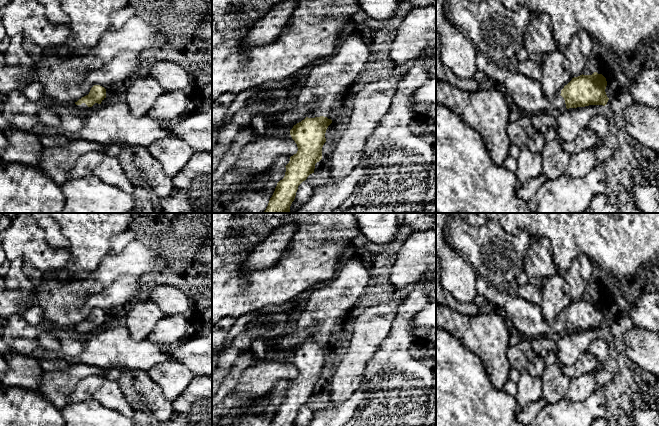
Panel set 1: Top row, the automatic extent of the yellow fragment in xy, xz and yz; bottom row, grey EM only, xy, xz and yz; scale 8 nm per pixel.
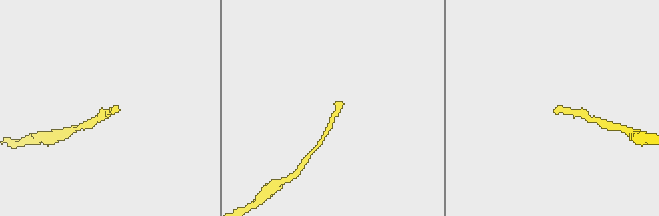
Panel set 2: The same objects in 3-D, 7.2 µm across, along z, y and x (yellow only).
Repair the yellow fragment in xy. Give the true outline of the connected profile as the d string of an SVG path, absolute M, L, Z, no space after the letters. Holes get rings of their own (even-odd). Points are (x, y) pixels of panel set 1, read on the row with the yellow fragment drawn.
M94 85L89 94L79 99L75 104L80 109L96 109L106 98L106 89L100 85Z

